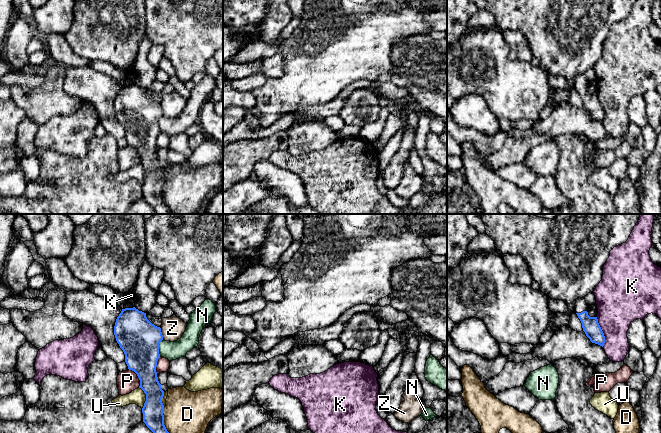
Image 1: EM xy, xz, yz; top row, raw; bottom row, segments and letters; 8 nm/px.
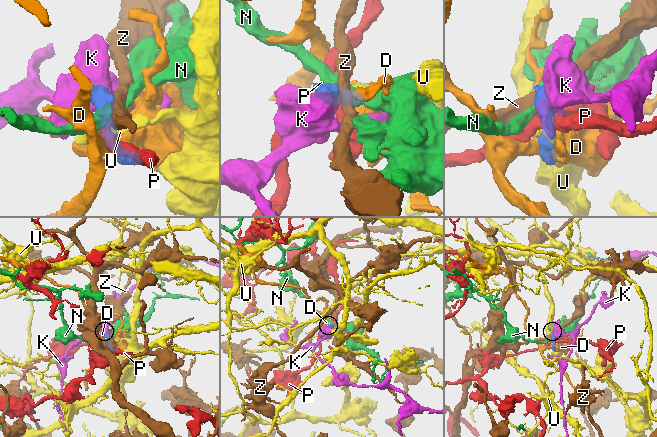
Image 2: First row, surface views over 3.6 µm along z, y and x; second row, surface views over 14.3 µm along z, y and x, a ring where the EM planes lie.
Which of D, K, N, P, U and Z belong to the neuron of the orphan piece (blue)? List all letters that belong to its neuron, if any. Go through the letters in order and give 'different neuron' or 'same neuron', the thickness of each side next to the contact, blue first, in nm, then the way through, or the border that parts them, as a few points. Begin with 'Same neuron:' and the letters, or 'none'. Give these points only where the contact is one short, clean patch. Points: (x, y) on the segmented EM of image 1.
Same neuron: none
D: different neuron; calibres 170 and 340 nm
K: different neuron; calibres 140 and 320 nm
N: different neuron; calibres 320 and 140 nm; border xy (162, 339), (159, 344), (159, 356)
P: different neuron; calibres 280 and 170 nm; border xy (128, 368), (136, 374), (139, 380), (139, 387)
U: different neuron; calibres 180 and 120 nm; border xy (139, 387), (145, 394), (145, 402), (142, 408)
Z: different neuron; calibres 320 and 190 nm; border xy (159, 327), (163, 339)

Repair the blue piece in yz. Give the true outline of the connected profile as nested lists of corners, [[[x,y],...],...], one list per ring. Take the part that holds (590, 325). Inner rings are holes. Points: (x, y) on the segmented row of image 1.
[[[585,297],[577,298],[575,304],[575,312],[582,323],[583,331],[592,343],[604,346],[605,336],[598,323],[597,317],[590,317],[588,315],[588,305]]]

